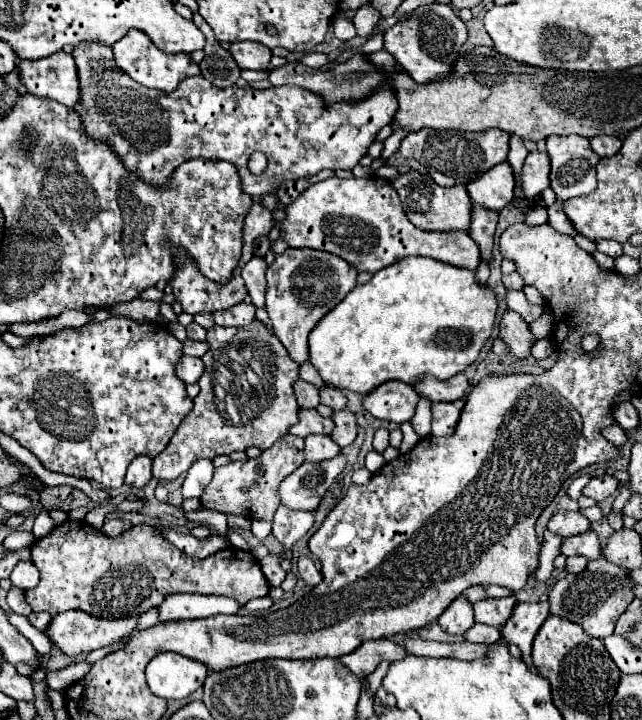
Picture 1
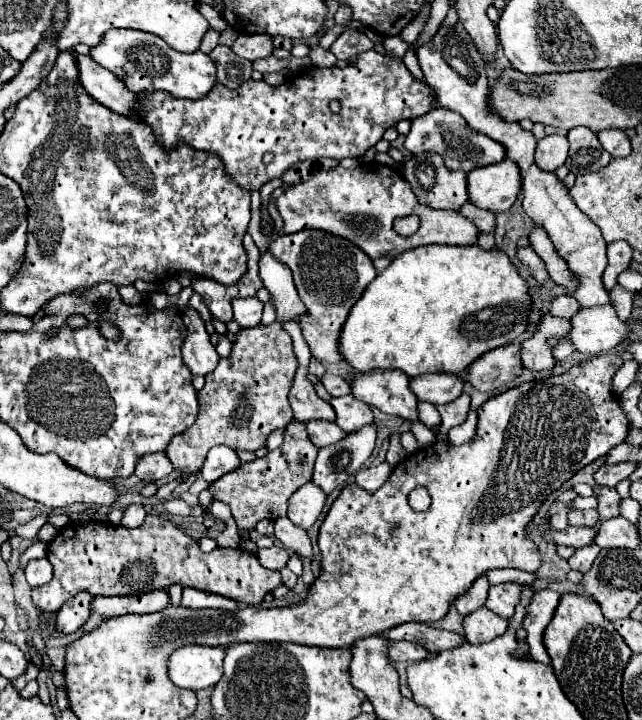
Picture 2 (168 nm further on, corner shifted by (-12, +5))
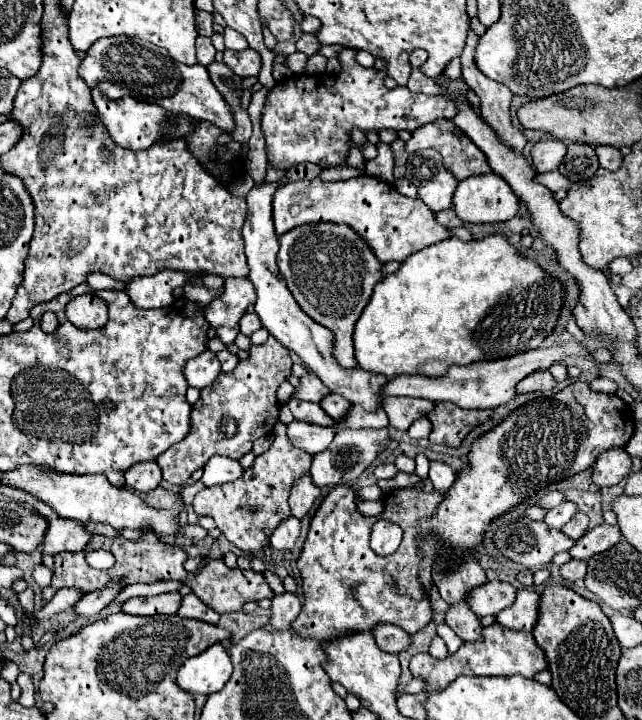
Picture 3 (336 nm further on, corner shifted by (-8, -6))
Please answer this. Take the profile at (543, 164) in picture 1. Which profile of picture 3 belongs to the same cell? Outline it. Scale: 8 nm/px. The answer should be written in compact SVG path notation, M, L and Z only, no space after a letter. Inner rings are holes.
M546 140L536 142L532 150L532 162L538 172L552 172L558 170L562 158L566 154L566 144L560 140Z

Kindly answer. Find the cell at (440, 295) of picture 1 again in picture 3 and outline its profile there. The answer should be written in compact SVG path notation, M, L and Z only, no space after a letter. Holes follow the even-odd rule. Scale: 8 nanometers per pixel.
M492 234L474 242L448 238L442 244L428 246L408 256L394 274L376 284L374 294L354 328L356 362L358 368L388 378L400 374L438 378L454 364L496 360L538 348L554 330L560 306L562 286L546 276L534 260L518 256L516 248L510 246L502 234Z

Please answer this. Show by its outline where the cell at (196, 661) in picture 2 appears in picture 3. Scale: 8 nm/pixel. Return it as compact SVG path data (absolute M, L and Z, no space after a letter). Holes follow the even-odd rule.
M210 646L198 656L184 660L176 674L176 684L190 694L214 694L224 688L232 674L232 662L226 648Z

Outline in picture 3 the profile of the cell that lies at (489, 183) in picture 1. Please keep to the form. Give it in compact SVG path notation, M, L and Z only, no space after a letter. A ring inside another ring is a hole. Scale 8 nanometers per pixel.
M496 174L470 176L458 184L454 192L454 212L472 224L506 222L518 212L518 198Z

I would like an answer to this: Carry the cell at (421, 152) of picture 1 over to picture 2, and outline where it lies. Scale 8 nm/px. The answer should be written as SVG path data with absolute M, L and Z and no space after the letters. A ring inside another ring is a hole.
M436 107L428 115L418 117L416 121L412 121L412 129L406 135L404 147L414 155L426 153L426 151L436 151L444 157L448 169L460 169L460 171L466 171L466 173L476 169L476 167L486 167L486 165L498 163L506 155L504 147L500 143L492 141L484 133L476 133L476 131L468 129L464 117L460 117L458 113L454 113L450 109L444 109L444 107Z

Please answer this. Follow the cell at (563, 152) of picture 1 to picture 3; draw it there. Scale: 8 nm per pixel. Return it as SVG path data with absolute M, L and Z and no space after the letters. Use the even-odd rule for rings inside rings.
M570 144L568 146L568 152L564 156L564 164L560 164L560 172L576 182L576 180L582 180L582 178L592 178L598 170L598 160L596 160L596 152L590 144Z

